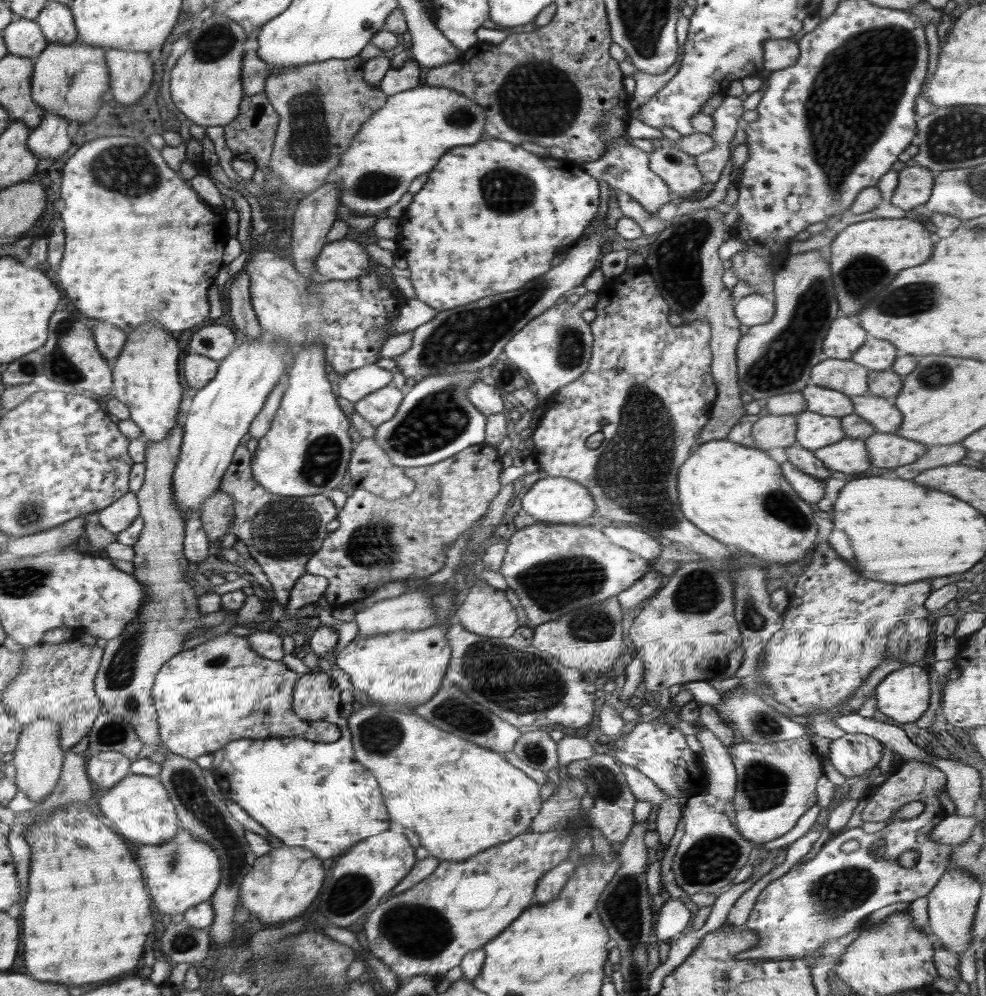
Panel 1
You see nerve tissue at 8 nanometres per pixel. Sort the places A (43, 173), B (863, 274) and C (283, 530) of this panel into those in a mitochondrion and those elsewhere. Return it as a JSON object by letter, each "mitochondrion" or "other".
{"A":"other","B":"mitochondrion","C":"mitochondrion"}

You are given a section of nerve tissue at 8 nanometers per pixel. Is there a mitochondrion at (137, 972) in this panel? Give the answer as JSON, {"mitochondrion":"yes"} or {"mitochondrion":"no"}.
{"mitochondrion":"no"}

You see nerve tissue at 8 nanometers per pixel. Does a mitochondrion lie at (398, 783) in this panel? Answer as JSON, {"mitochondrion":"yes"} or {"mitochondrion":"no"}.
{"mitochondrion":"no"}

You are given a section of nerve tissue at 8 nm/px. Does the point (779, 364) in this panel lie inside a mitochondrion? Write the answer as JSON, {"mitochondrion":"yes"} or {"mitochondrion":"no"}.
{"mitochondrion":"yes"}

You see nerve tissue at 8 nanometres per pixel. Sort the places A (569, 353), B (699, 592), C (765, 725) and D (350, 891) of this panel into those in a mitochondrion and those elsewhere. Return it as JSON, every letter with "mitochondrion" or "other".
{"A":"mitochondrion","B":"mitochondrion","C":"mitochondrion","D":"mitochondrion"}

